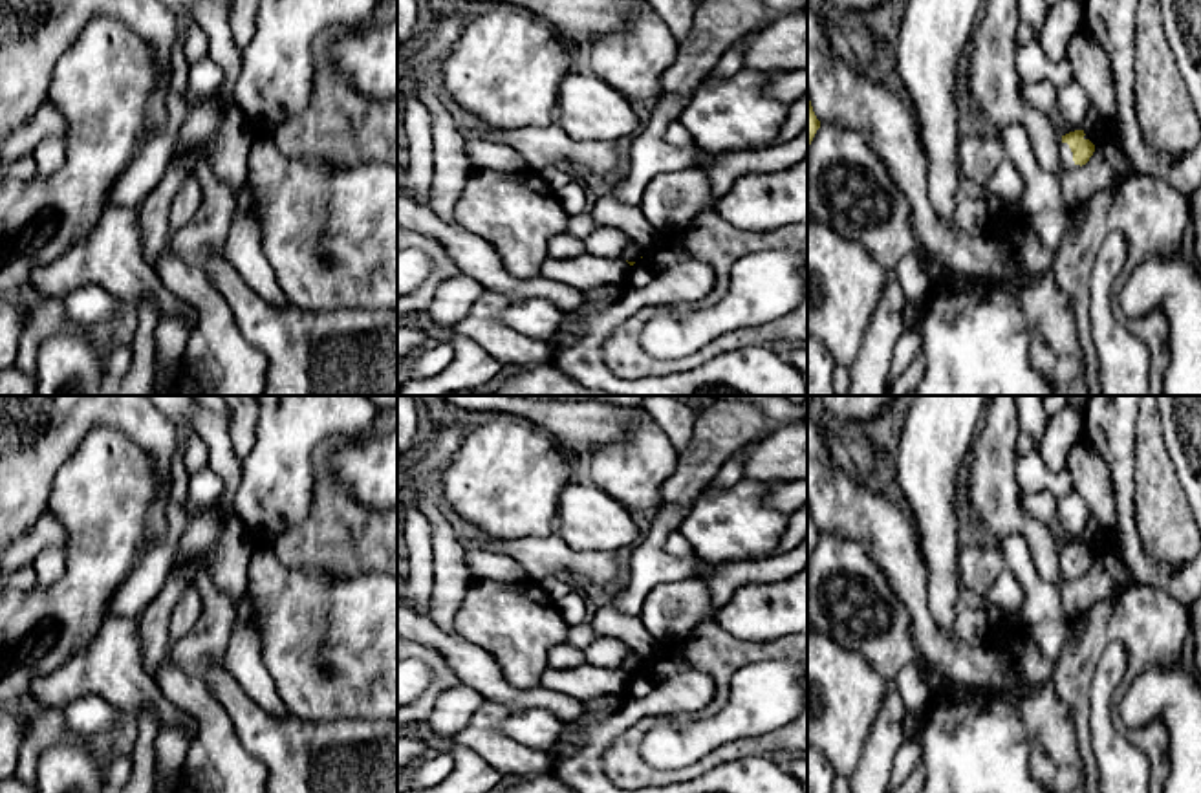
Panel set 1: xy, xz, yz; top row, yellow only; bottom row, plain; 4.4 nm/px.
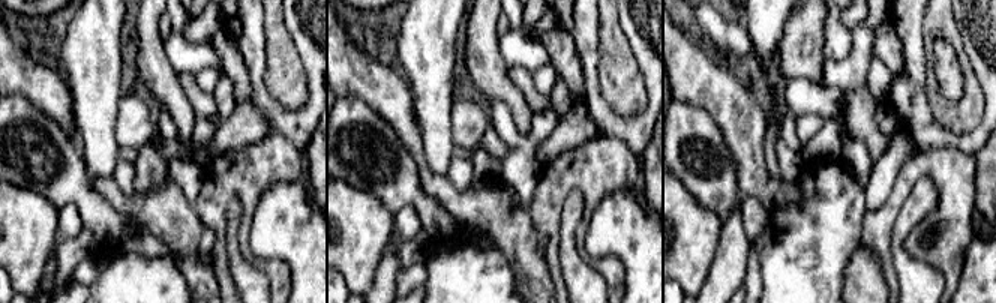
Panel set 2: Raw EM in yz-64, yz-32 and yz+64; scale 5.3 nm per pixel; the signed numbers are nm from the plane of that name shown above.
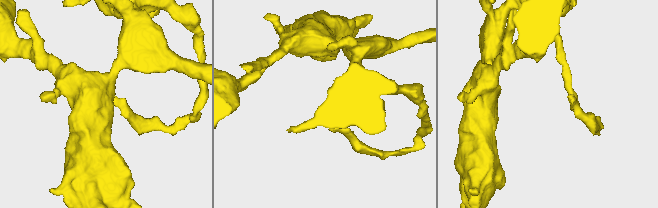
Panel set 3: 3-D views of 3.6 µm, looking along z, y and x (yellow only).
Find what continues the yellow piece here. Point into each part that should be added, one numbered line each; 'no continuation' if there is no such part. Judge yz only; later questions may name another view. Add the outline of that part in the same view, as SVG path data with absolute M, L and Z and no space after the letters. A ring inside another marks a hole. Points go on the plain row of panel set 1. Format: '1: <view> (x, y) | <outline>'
1: yz (1066, 564) | M1062 553L1062 555L1060 555L1060 568L1062 568L1064 579L1067 579L1067 581L1078 581L1078 579L1080 579L1080 575L1077 575L1077 573L1073 571L1073 562L1071 562L1071 559L1069 559L1067 553Z

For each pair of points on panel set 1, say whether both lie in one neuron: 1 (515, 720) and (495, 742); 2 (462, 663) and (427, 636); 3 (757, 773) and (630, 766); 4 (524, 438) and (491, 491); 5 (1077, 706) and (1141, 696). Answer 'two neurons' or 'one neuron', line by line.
1: two neurons
2: one neuron
3: two neurons
4: one neuron
5: two neurons

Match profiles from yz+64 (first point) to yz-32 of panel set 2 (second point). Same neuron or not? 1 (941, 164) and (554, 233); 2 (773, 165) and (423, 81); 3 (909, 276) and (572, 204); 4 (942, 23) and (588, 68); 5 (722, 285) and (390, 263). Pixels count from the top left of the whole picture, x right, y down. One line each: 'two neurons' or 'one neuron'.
1: one neuron
2: one neuron
3: one neuron
4: two neurons
5: one neuron

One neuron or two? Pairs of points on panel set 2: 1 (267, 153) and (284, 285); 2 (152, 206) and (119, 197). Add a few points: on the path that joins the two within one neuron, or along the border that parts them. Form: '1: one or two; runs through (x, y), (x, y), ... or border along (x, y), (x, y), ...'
1: one; runs through (249, 188), (243, 230), (243, 246), (249, 255)
2: one; runs through (144, 206), (126, 204)

